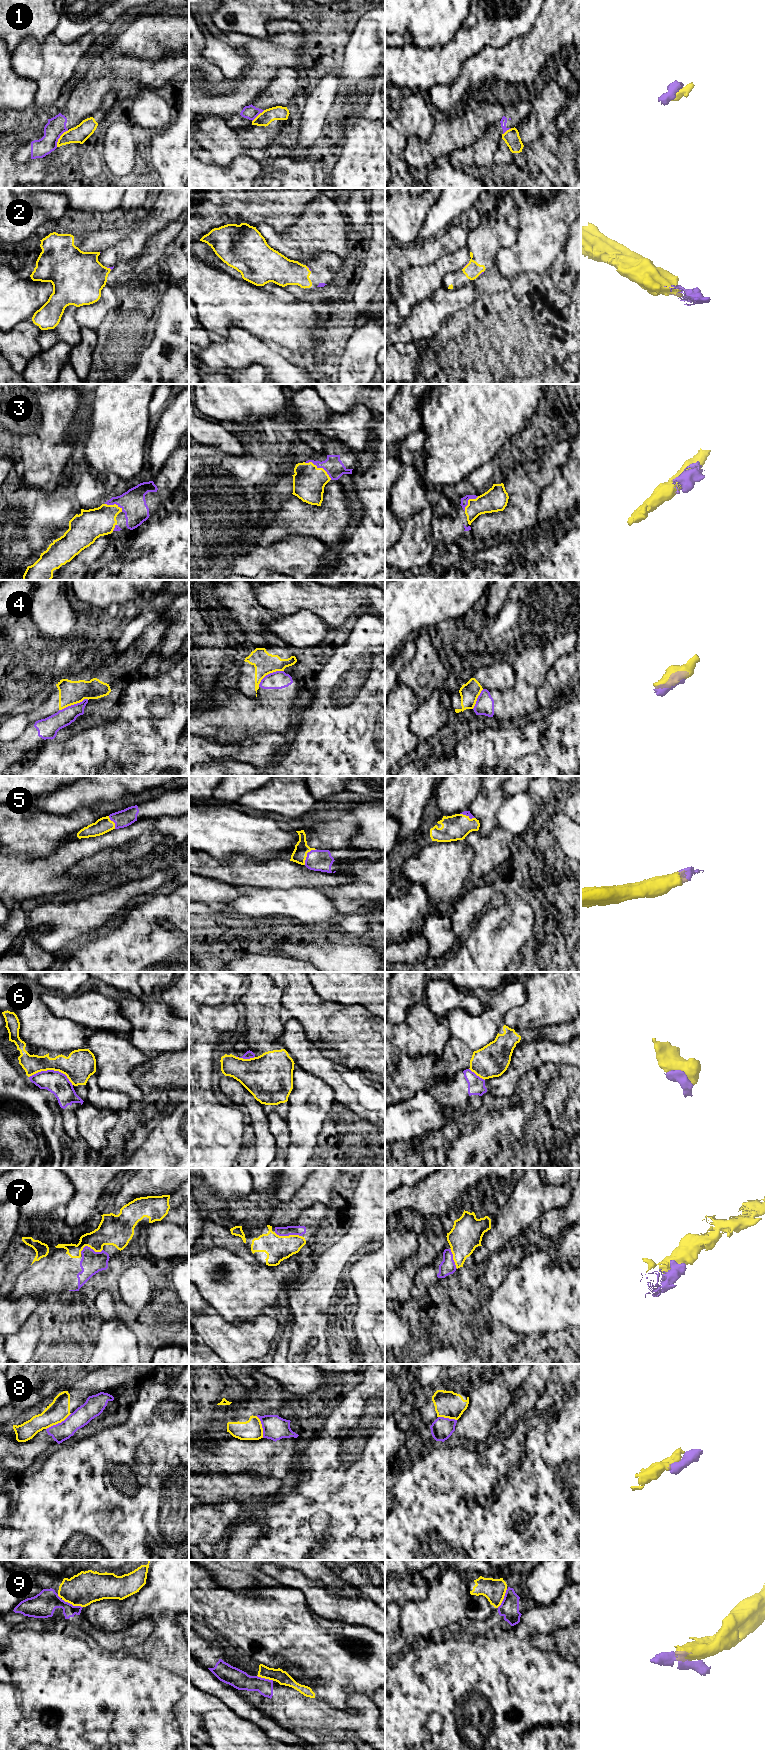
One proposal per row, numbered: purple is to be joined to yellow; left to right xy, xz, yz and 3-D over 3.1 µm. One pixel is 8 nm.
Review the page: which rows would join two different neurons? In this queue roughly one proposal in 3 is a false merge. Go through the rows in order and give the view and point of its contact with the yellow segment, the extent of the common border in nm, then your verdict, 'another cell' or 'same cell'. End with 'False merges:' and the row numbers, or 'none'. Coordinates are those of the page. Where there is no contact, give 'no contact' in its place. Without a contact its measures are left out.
1: meets yellow in xy at (60, 137); contact 170 nm long; another cell
2: meets yellow in yz at (466, 265); contact 80 nm long; same cell
3: meets yellow in xz at (319, 468); contact 260 nm long; same cell
4: meets yellow in xy at (73, 704); contact 260 nm long; another cell
5: meets yellow in xz at (306, 854); contact 160 nm long; same cell
6: meets yellow in xy at (52, 1069); contact 360 nm long; another cell
7: meets yellow in xz at (289, 1235); contact 220 nm long; same cell
8: meets yellow in xy at (58, 1422); contact 240 nm long; another cell
9: meets yellow in xy at (69, 1602); contact 240 nm long; another cell
False merges: 1, 4, 6, 8, 9

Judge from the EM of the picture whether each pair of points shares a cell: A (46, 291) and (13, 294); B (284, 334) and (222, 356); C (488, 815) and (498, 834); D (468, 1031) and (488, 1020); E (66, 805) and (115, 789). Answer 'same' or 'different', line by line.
A: same
B: different
C: different
D: same
E: same

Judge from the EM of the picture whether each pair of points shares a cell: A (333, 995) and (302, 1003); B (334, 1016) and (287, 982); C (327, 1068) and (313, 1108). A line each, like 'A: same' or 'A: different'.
A: different
B: same
C: different

